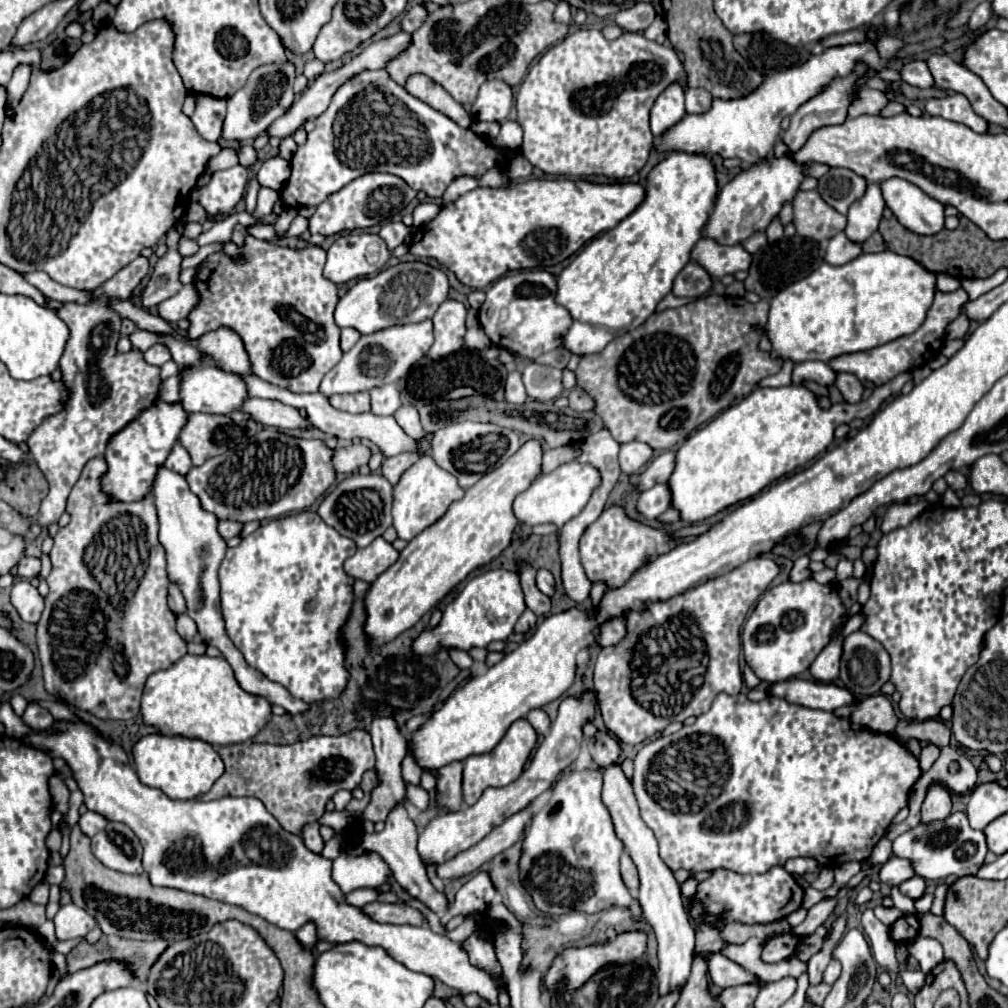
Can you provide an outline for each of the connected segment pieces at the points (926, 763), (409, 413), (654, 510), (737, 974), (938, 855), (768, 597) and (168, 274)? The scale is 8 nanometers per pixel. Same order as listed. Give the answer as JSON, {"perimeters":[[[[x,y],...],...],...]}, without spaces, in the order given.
{"perimeters":[[[[899,739],[903,745],[907,745],[907,749],[911,749],[911,753],[915,753],[919,757],[919,763],[923,765],[923,773],[929,771],[929,767],[933,765],[933,761],[937,761],[937,757],[941,755],[941,747],[933,745],[933,743],[915,743],[915,739],[909,739],[909,741],[903,741]]],[[[401,407],[401,409],[395,411],[393,417],[399,421],[399,425],[405,429],[405,433],[409,433],[411,437],[415,437],[417,441],[425,439],[427,433],[423,431],[423,427],[419,423],[419,415],[417,415],[415,407]]],[[[659,483],[647,491],[641,493],[639,501],[637,501],[637,509],[647,517],[647,519],[655,519],[661,513],[665,513],[671,507],[671,489],[667,483]]],[[[715,953],[715,957],[711,957],[709,975],[711,975],[711,981],[721,989],[735,987],[735,985],[751,985],[751,983],[759,987],[765,985],[759,977],[755,977],[753,973],[749,973],[747,969],[743,969],[741,965],[737,965],[735,961],[727,959],[721,953]]],[[[951,813],[947,821],[939,821],[935,825],[919,823],[915,829],[899,835],[893,841],[893,853],[897,857],[911,859],[915,865],[915,873],[923,879],[941,881],[947,875],[977,875],[987,855],[987,843],[983,831],[975,831],[969,827],[965,813]]],[[[817,581],[801,583],[781,583],[767,589],[753,613],[749,615],[743,627],[743,653],[755,675],[767,683],[787,681],[797,677],[815,661],[815,657],[829,645],[833,633],[847,621],[847,617],[861,611],[859,603],[853,603],[849,609],[843,605],[835,585],[821,585]]],[[[175,225],[167,231],[165,235],[165,245],[167,245],[167,253],[165,257],[161,257],[153,271],[151,271],[151,277],[147,281],[147,285],[143,287],[139,299],[141,299],[141,305],[151,309],[151,307],[157,307],[161,301],[169,299],[171,295],[175,295],[183,285],[179,283],[179,263],[181,263],[181,255],[177,251],[177,245],[179,245],[179,239],[183,235],[183,227],[181,225]]]]}

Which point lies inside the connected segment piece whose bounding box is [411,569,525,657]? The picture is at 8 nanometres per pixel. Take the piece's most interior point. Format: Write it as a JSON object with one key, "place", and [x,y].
{"place":[487,609]}

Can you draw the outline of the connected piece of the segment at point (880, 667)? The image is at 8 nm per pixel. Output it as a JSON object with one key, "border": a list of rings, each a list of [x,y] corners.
{"border":[[[855,631],[845,639],[839,677],[857,699],[879,695],[891,677],[889,653],[867,633]]]}

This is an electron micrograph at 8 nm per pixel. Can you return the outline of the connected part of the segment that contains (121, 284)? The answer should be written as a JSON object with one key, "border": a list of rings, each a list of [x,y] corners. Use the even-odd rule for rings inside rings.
{"border":[[[137,257],[131,265],[121,269],[107,285],[101,285],[93,293],[99,293],[99,297],[119,297],[119,299],[129,299],[133,289],[141,285],[145,275],[149,275],[149,261],[145,257]]]}

